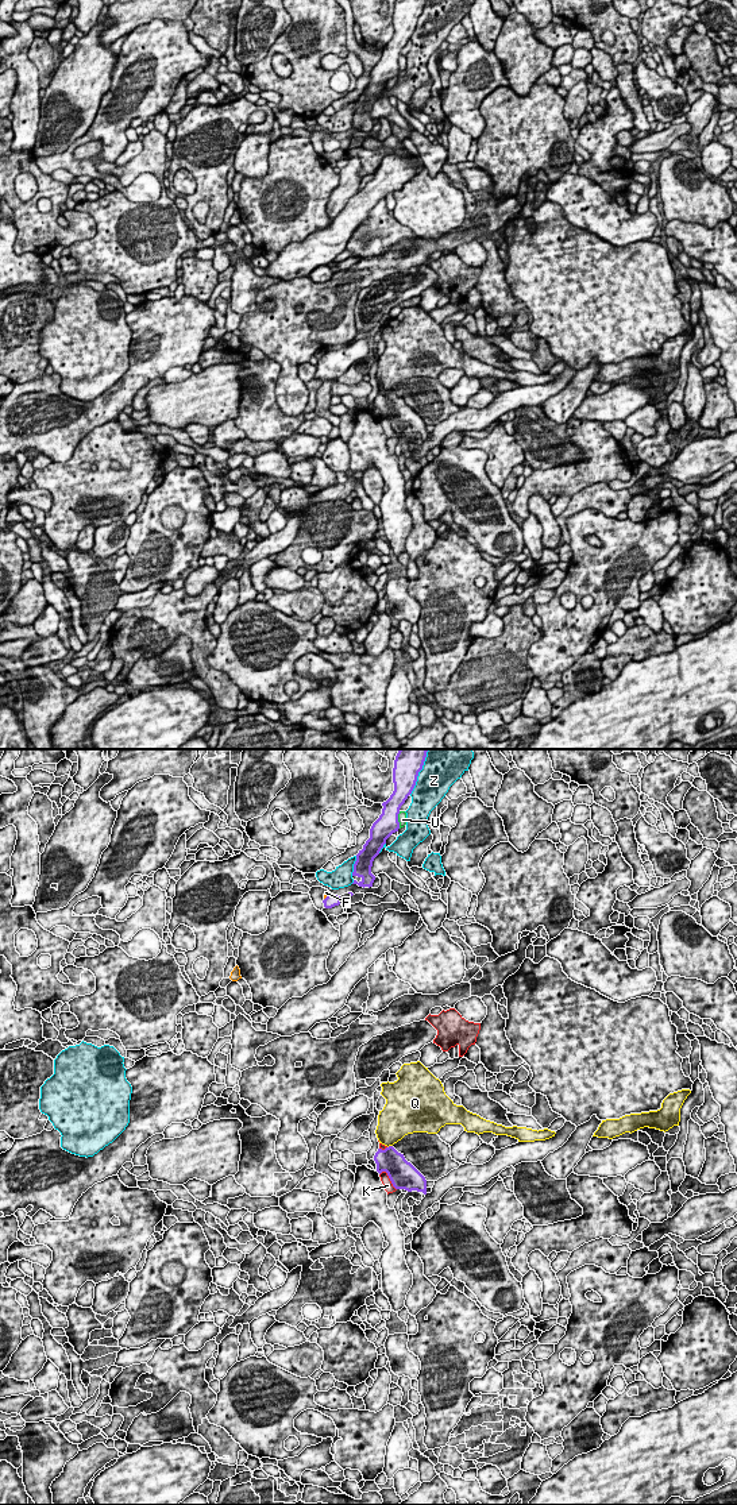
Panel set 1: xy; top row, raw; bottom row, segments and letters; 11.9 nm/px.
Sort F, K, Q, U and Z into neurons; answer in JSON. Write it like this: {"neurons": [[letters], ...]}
{"neurons": [["F"], ["K"], ["Q"], ["U"], ["Z"]]}

